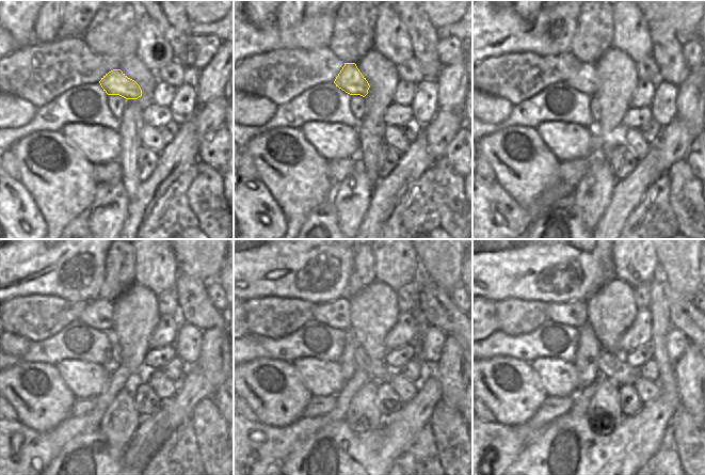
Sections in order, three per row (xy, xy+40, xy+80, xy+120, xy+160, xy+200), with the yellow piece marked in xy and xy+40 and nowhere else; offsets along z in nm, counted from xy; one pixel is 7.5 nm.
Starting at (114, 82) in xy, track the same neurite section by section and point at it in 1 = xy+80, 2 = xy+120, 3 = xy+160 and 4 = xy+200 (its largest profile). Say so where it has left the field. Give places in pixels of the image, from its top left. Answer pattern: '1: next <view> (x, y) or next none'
1: next xy+80 (586, 80)
2: next xy+120 (99, 314)
3: next xy+160 (337, 314)
4: next xy+200 (575, 314)

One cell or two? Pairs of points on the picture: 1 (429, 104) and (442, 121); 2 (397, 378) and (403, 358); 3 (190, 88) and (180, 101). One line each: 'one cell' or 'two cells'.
1: two cells
2: two cells
3: one cell

